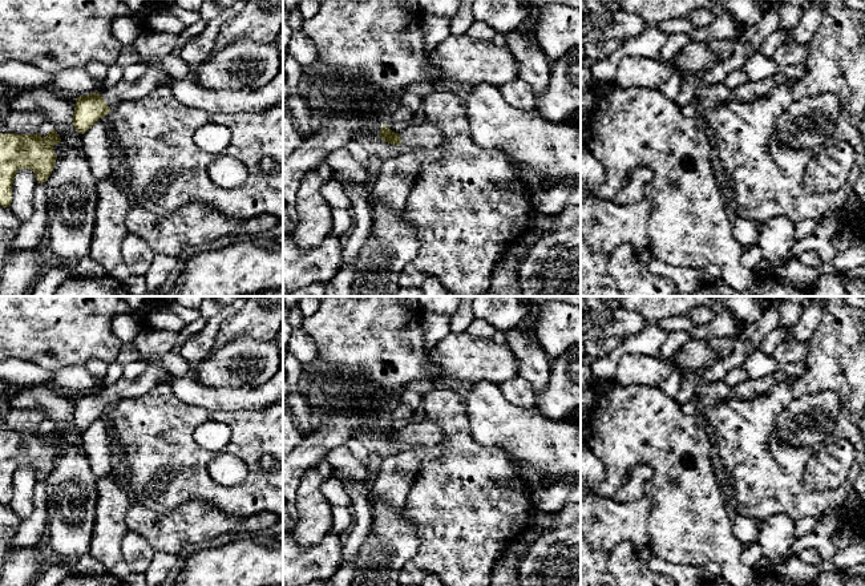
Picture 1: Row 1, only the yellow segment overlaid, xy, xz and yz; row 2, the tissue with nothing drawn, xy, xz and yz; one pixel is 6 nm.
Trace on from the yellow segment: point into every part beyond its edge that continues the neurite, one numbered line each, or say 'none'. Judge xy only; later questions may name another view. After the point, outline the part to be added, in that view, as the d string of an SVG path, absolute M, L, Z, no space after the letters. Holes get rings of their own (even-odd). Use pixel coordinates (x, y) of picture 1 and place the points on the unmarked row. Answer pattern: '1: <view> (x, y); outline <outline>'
1: xy (153, 375); outline M149 364L146 369L134 380L125 377L116 384L102 389L102 396L112 407L120 400L136 399L149 392L154 385L166 381L171 375L161 365Z

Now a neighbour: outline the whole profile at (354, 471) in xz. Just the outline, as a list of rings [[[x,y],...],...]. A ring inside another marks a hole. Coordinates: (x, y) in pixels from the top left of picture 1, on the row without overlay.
[[[345,444],[332,448],[326,460],[335,470],[335,476],[363,488],[372,473],[349,450]]]

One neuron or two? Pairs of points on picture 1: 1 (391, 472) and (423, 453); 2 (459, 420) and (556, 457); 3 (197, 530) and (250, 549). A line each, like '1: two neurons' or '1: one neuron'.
1: one neuron
2: two neurons
3: two neurons

